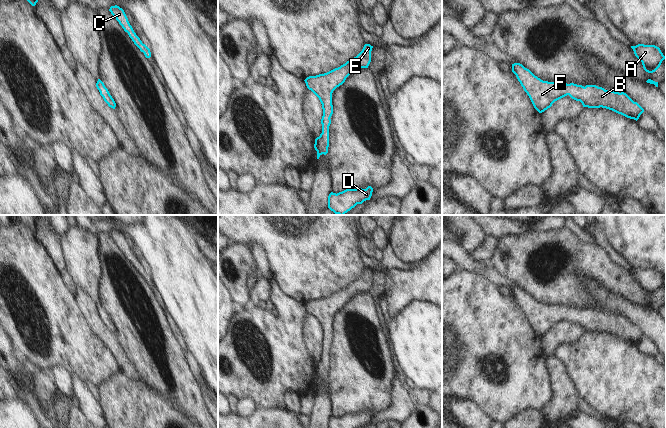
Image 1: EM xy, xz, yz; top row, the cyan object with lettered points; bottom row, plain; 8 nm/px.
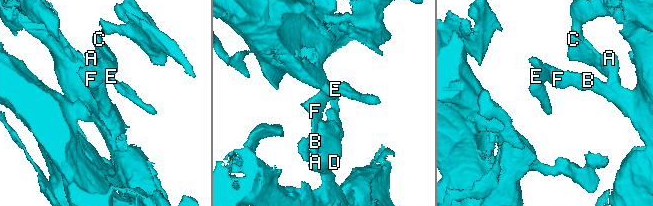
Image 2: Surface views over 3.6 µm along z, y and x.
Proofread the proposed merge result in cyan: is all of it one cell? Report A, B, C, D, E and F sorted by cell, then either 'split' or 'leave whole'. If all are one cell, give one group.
groups A B C D E F; leave whole

